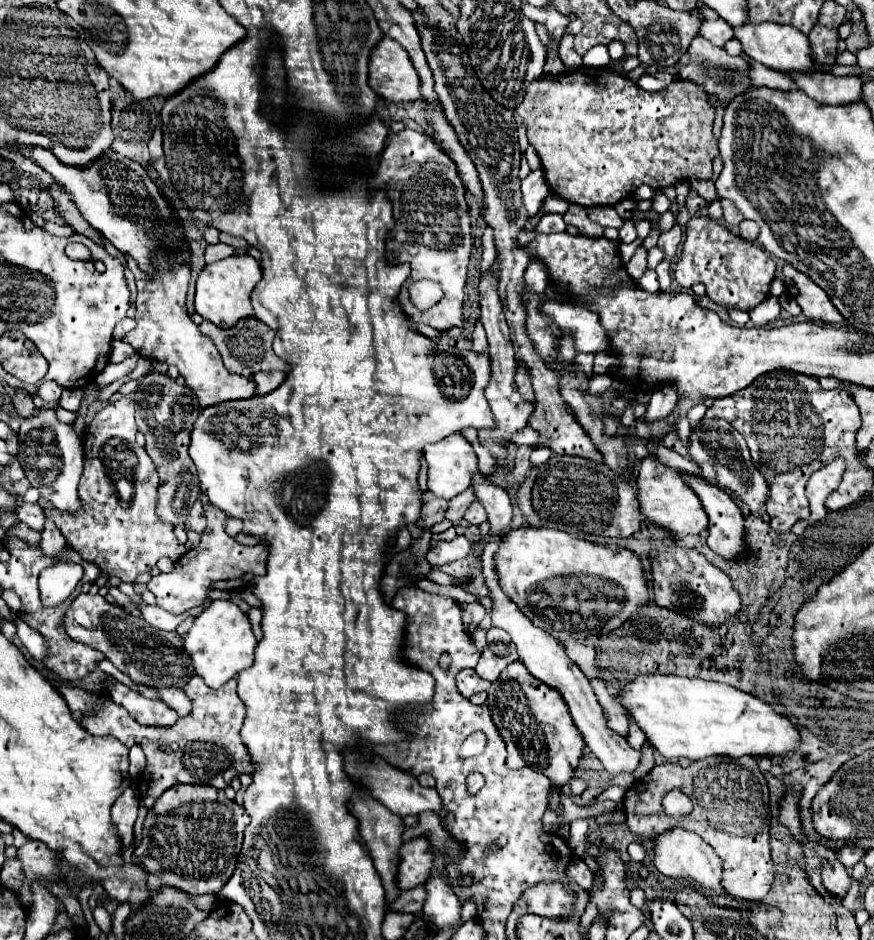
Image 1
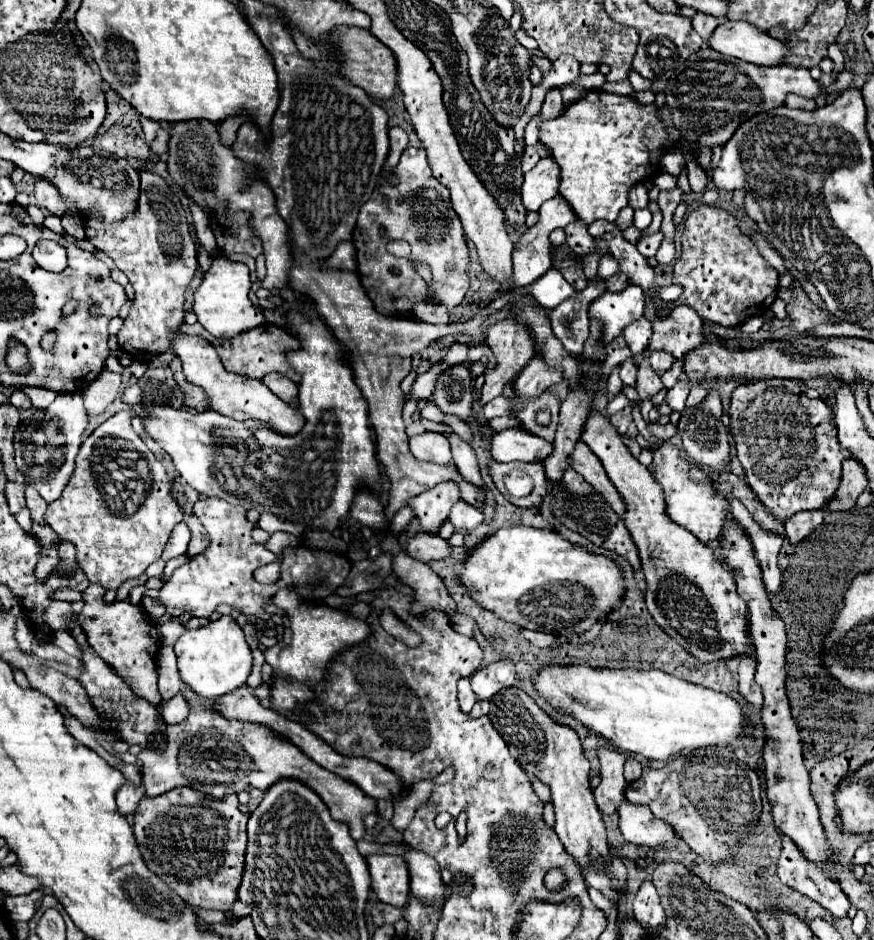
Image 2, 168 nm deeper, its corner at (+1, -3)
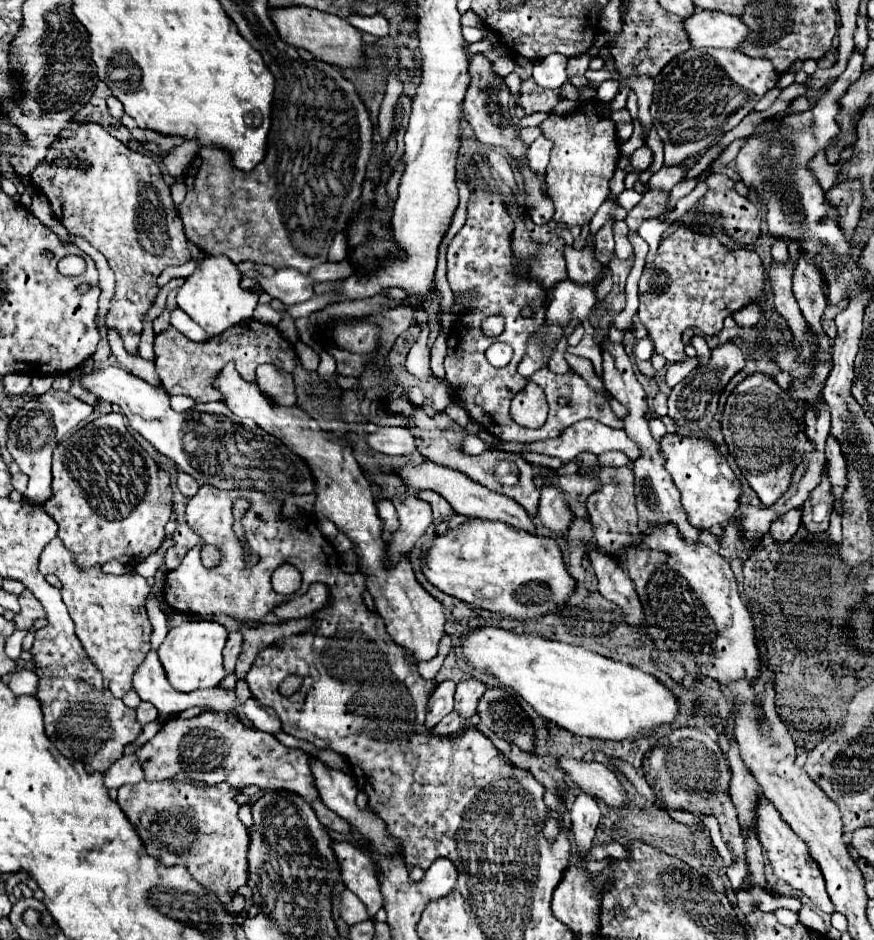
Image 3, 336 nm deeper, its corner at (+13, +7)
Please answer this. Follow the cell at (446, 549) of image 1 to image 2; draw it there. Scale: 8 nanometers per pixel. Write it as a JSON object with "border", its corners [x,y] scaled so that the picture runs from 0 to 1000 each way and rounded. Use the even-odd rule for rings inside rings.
{"border":[[[476,565],[474,571],[467,573],[465,586],[483,599],[492,599],[497,595],[513,593],[515,590],[515,580],[513,580],[513,576],[508,576],[501,569],[490,569],[487,565]]]}

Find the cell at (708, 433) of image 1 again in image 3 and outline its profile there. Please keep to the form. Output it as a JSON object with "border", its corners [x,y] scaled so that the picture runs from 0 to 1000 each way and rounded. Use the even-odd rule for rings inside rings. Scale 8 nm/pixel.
{"border":[[[828,365],[828,367],[822,367],[819,371],[815,371],[812,384],[808,388],[799,388],[799,393],[794,393],[794,397],[789,397],[789,401],[785,401],[785,405],[776,407],[769,414],[769,418],[764,422],[764,444],[783,461],[785,459],[792,459],[792,461],[810,459],[812,448],[819,441],[819,433],[822,433],[826,414],[833,410],[838,399],[844,397],[849,390],[851,390],[851,378],[840,365]]]}

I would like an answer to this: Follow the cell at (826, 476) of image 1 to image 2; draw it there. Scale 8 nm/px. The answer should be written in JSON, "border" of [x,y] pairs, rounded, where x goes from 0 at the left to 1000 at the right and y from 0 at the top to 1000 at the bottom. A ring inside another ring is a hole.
{"border":[[[942,543],[916,544],[906,548],[899,556],[897,556],[897,565],[902,576],[908,580],[913,576],[918,576],[922,569],[927,569],[927,565],[931,565],[938,556],[943,554]]]}

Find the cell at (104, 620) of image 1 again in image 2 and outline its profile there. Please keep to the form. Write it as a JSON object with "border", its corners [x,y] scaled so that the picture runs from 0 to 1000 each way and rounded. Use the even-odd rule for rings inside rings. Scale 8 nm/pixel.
{"border":[[[59,639],[59,641],[53,646],[48,659],[50,659],[50,663],[53,663],[57,669],[62,669],[62,671],[66,671],[66,669],[78,671],[78,663],[80,663],[80,661],[87,661],[87,654],[82,652],[80,641],[76,641],[76,639]]]}

